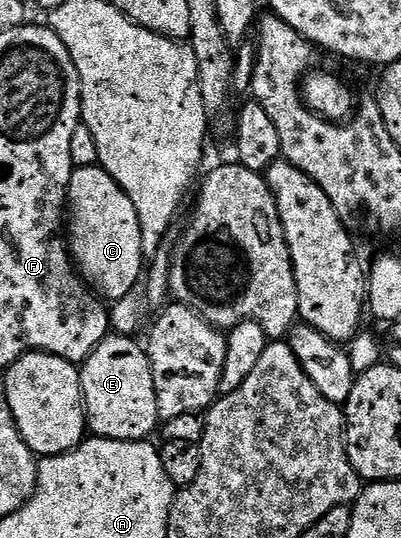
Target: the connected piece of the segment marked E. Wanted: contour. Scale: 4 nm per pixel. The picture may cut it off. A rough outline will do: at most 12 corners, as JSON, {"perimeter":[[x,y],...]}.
{"perimeter":[[109,334],[79,368],[93,436],[161,422],[147,350]]}

